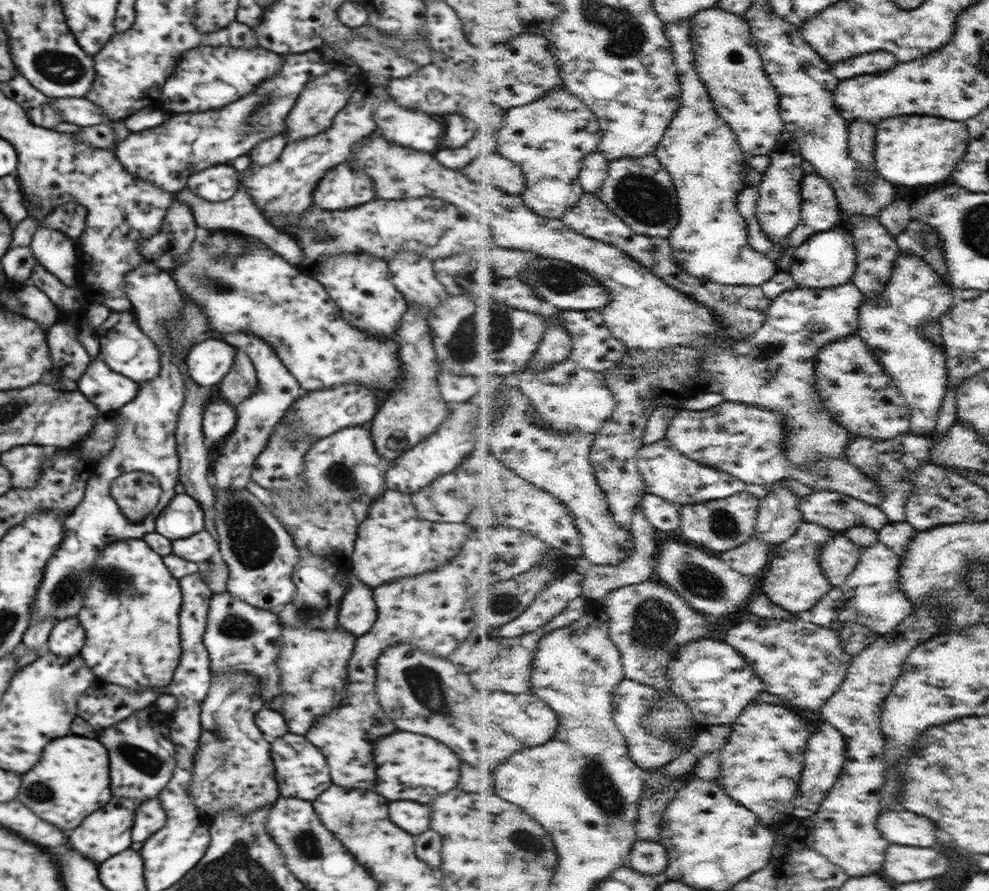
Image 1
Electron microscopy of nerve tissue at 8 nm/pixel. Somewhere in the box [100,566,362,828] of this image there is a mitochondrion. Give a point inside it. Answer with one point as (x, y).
(146, 762)

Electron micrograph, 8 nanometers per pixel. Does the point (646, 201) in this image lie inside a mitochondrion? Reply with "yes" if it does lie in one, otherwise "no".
yes

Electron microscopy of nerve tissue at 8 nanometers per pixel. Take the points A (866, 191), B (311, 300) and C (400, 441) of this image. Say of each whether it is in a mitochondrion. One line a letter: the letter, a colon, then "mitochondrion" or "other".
A: mitochondrion
B: other
C: other

